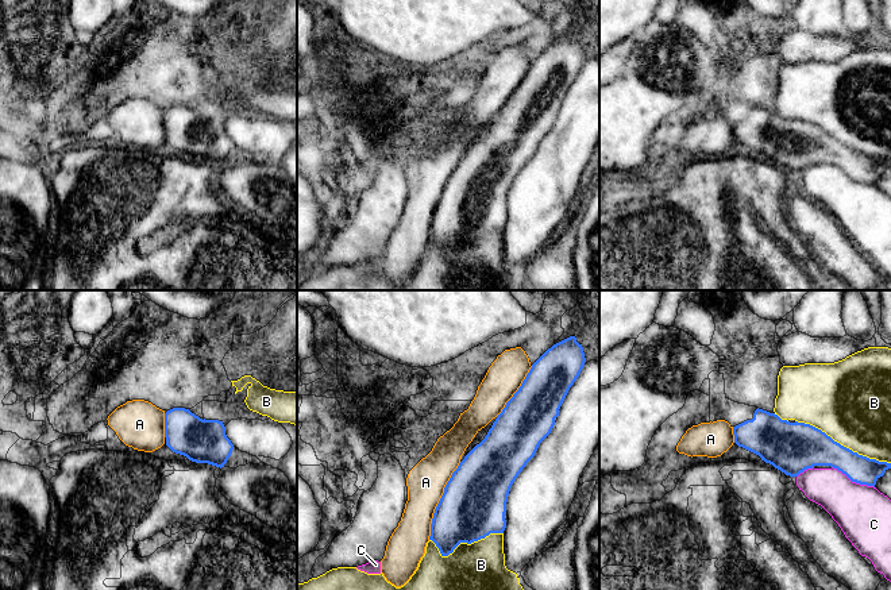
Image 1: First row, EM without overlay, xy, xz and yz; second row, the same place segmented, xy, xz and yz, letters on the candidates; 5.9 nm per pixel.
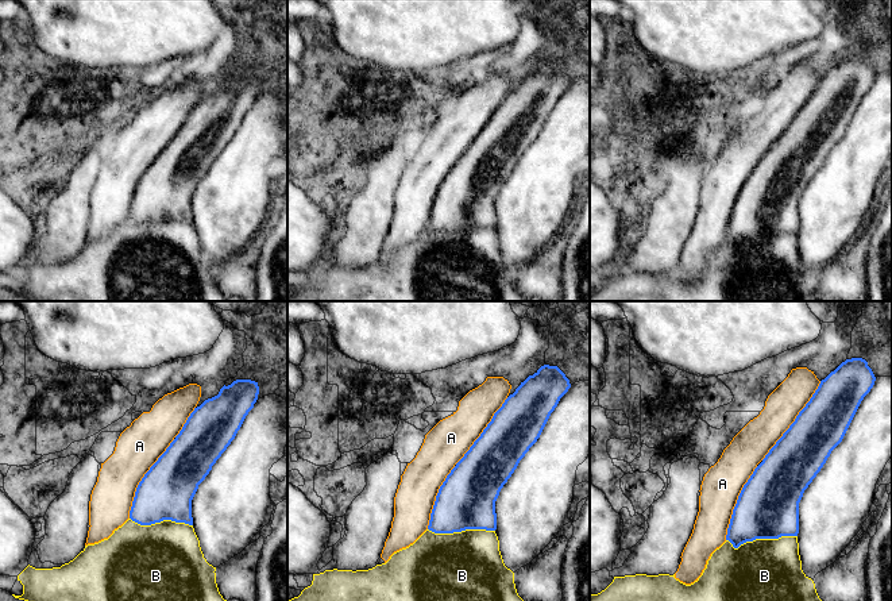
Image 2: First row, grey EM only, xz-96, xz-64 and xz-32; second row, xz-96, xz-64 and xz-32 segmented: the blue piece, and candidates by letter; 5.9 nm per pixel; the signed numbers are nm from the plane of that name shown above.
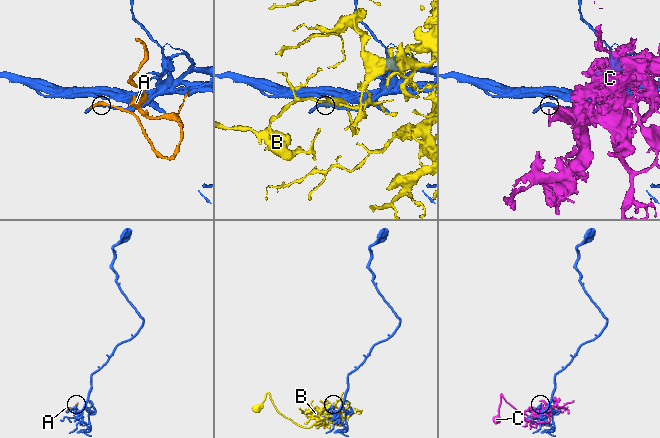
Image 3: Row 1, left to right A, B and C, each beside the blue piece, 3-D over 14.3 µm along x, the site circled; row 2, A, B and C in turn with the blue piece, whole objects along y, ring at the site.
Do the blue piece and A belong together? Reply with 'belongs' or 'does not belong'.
belongs

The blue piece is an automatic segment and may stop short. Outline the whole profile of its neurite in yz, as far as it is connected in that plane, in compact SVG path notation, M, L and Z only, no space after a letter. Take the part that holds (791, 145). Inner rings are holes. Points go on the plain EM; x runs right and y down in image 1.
M759 105L755 108L752 117L733 124L733 132L738 144L759 153L761 158L791 176L814 163L830 163L845 171L852 180L875 185L876 178L891 166L891 161L859 153L810 122L790 120Z

